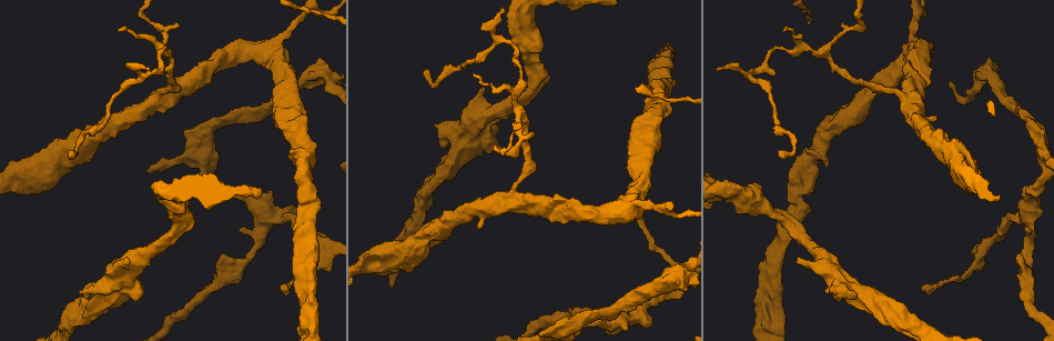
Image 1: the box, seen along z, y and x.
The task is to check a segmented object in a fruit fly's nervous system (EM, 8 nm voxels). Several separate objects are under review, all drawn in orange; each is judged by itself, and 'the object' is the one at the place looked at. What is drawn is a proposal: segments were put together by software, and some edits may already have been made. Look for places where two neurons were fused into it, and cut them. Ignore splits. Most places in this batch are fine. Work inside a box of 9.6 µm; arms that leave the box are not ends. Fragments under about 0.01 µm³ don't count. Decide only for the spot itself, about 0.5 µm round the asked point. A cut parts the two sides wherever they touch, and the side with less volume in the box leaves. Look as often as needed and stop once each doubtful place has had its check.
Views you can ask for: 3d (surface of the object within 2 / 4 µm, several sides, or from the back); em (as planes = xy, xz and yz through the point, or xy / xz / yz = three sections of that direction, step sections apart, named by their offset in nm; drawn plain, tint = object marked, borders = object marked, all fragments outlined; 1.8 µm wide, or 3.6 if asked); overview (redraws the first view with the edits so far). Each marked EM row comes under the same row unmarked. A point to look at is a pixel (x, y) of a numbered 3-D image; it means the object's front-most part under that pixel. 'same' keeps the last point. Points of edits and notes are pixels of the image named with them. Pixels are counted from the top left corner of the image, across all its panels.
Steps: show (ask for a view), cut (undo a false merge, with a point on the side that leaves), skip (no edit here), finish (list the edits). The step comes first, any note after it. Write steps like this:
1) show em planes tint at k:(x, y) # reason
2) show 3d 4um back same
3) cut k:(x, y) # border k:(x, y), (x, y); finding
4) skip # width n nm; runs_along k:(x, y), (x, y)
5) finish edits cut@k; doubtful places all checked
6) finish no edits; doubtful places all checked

show em 3.6um planes tint at 1:(276, 44) # three arms meet

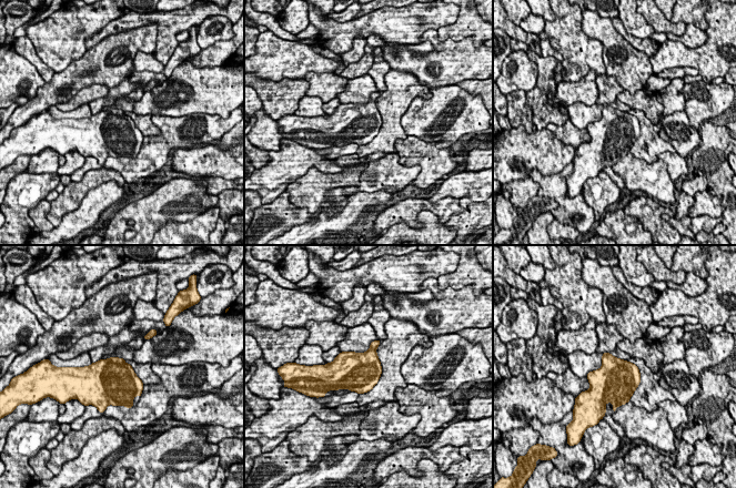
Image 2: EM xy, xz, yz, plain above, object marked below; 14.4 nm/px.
skip # continuous, no second neuron

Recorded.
show 3d 4um at 1:(296, 145) # sudden change in width

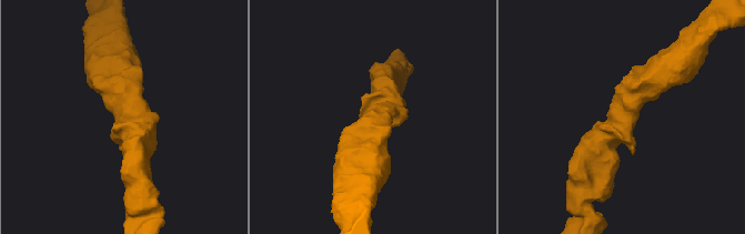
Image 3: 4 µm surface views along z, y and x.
show em xy step 4 tint at 3:(121, 118) # arm_widths 400, 440 nm; need the tissue

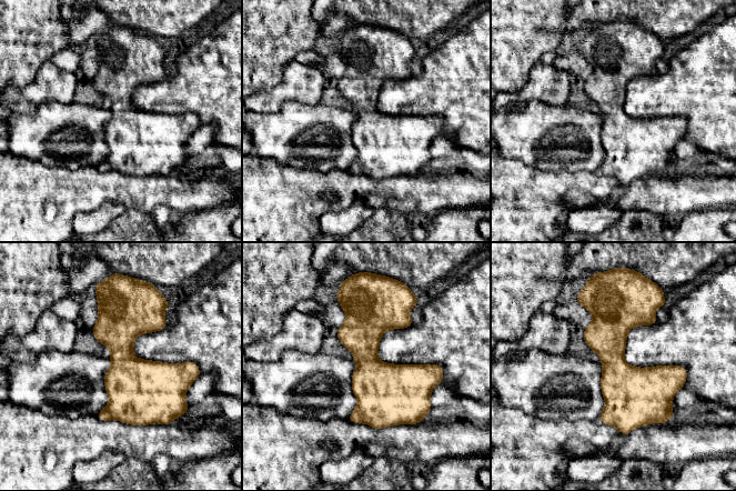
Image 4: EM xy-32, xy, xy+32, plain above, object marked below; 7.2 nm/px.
show em planes borders same # cut it another way

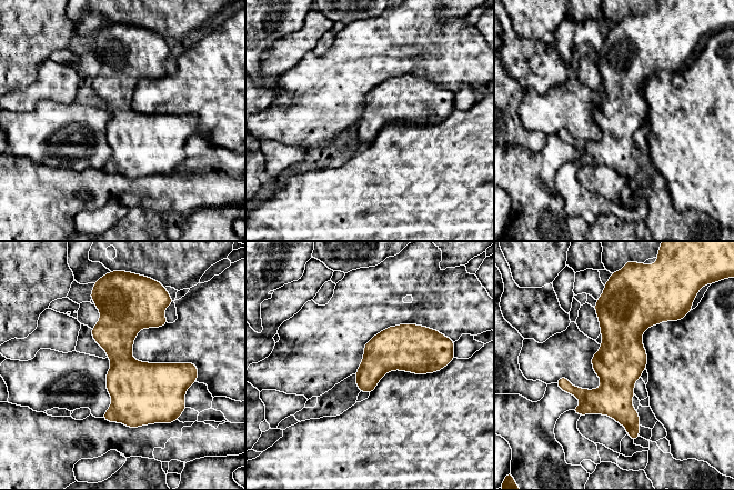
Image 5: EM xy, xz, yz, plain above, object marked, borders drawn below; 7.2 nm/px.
skip # runs_along 5:(613, 299), (619, 407), (631, 431); one neuron here

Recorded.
show em xy step 16 tint at 1:(311, 258) # side arm on a straight run

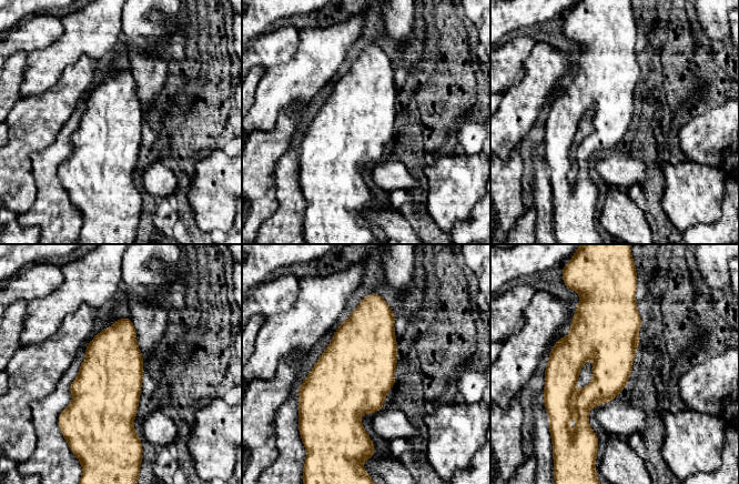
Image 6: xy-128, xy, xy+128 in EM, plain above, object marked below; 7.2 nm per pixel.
show em planes tint same # another direction

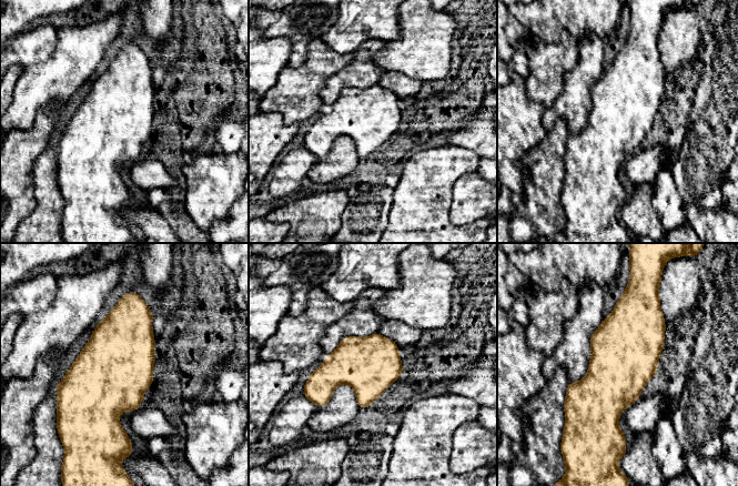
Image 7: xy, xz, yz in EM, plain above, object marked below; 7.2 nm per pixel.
skip # one neuron here

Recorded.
show em planes tint at 1:(320, 72) # branch point

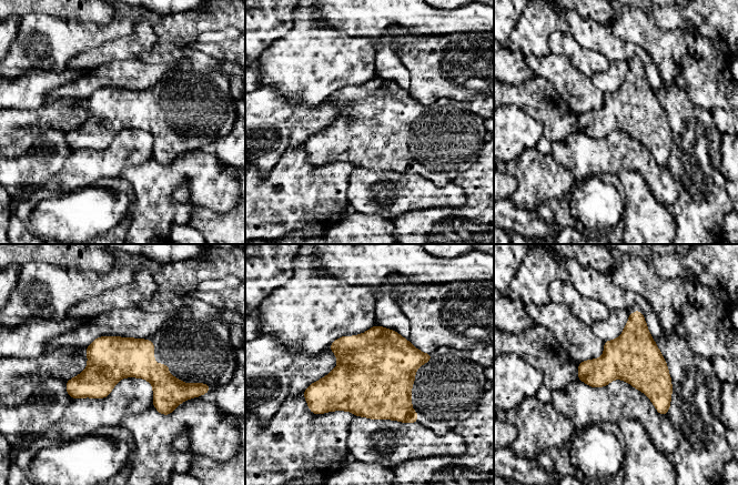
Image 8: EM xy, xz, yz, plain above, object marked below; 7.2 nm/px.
skip # runs_along 8:(69, 383), (148, 369), (183, 392); one neuron here

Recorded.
finish no edits; doubtful places all checked

